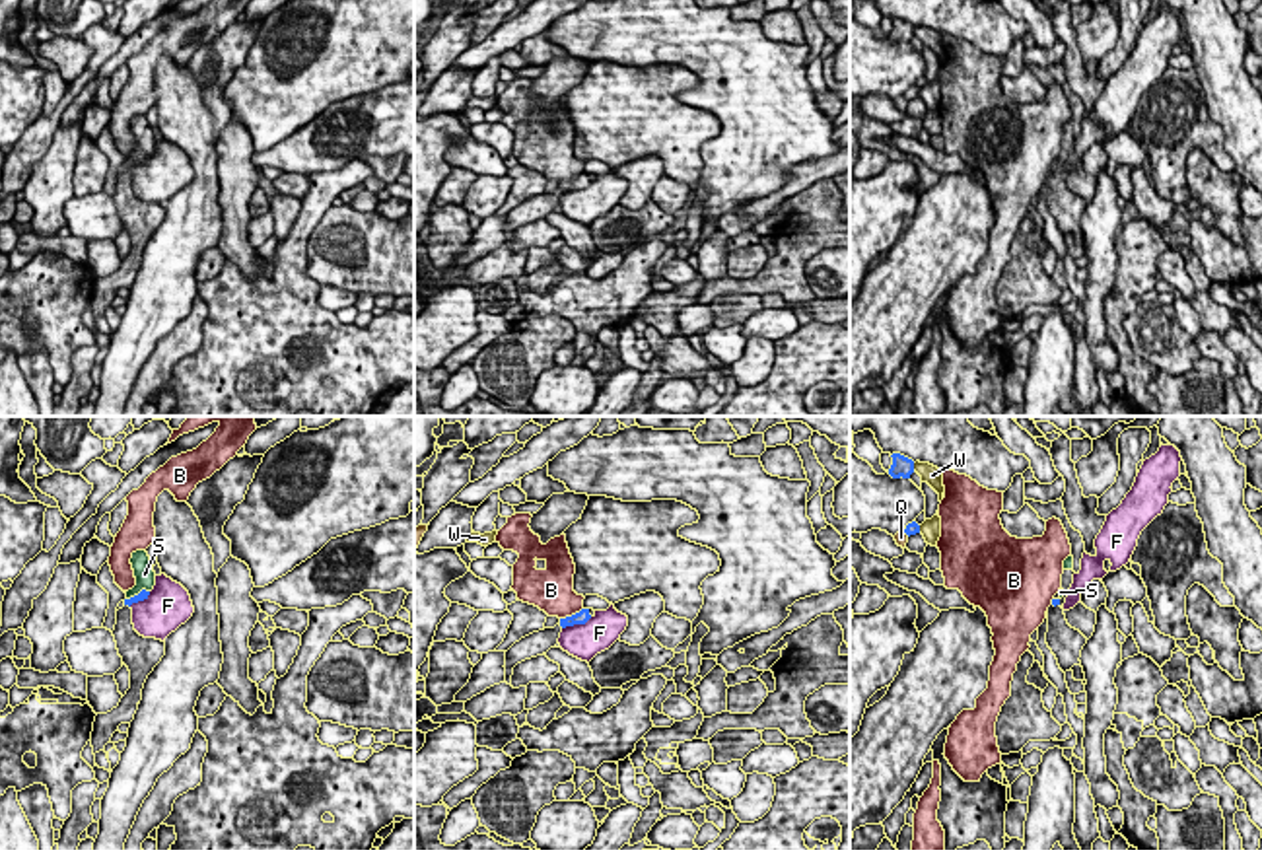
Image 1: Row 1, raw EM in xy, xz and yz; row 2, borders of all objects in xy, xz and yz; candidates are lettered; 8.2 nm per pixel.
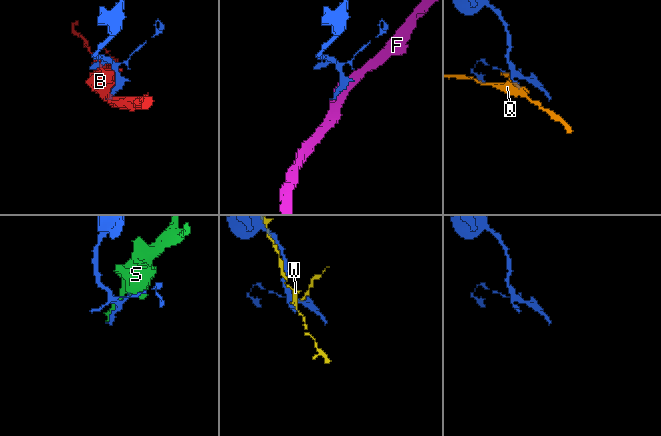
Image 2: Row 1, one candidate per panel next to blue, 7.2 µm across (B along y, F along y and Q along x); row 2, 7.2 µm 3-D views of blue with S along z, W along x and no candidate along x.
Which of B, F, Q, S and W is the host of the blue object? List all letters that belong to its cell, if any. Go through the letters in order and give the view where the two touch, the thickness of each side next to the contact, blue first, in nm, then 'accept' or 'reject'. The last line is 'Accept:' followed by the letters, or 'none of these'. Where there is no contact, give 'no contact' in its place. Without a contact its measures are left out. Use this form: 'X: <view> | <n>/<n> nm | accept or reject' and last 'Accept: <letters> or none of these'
B: xz | 120/360 nm | reject
F: xz | 120/300 nm | reject
Q: yz | 100/100 nm | reject
S: xy | 70/170 nm | reject
W: yz | 160/160 nm | reject
Accept: none of these

